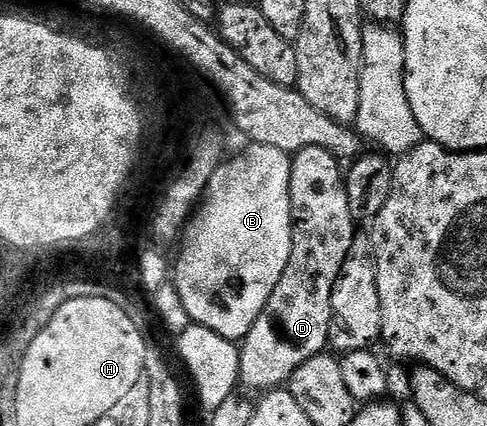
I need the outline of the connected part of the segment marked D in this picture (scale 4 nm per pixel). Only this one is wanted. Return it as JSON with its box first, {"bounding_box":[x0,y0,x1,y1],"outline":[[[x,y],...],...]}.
{"bounding_box":[239,147,354,393],"outline":[[[317,147],[297,151],[291,160],[290,257],[278,285],[274,285],[274,293],[270,293],[270,301],[266,301],[266,309],[262,309],[258,321],[254,321],[250,333],[239,344],[240,383],[259,393],[283,388],[298,365],[328,347],[330,297],[352,245],[354,224],[346,201],[341,164],[329,151]]]}

